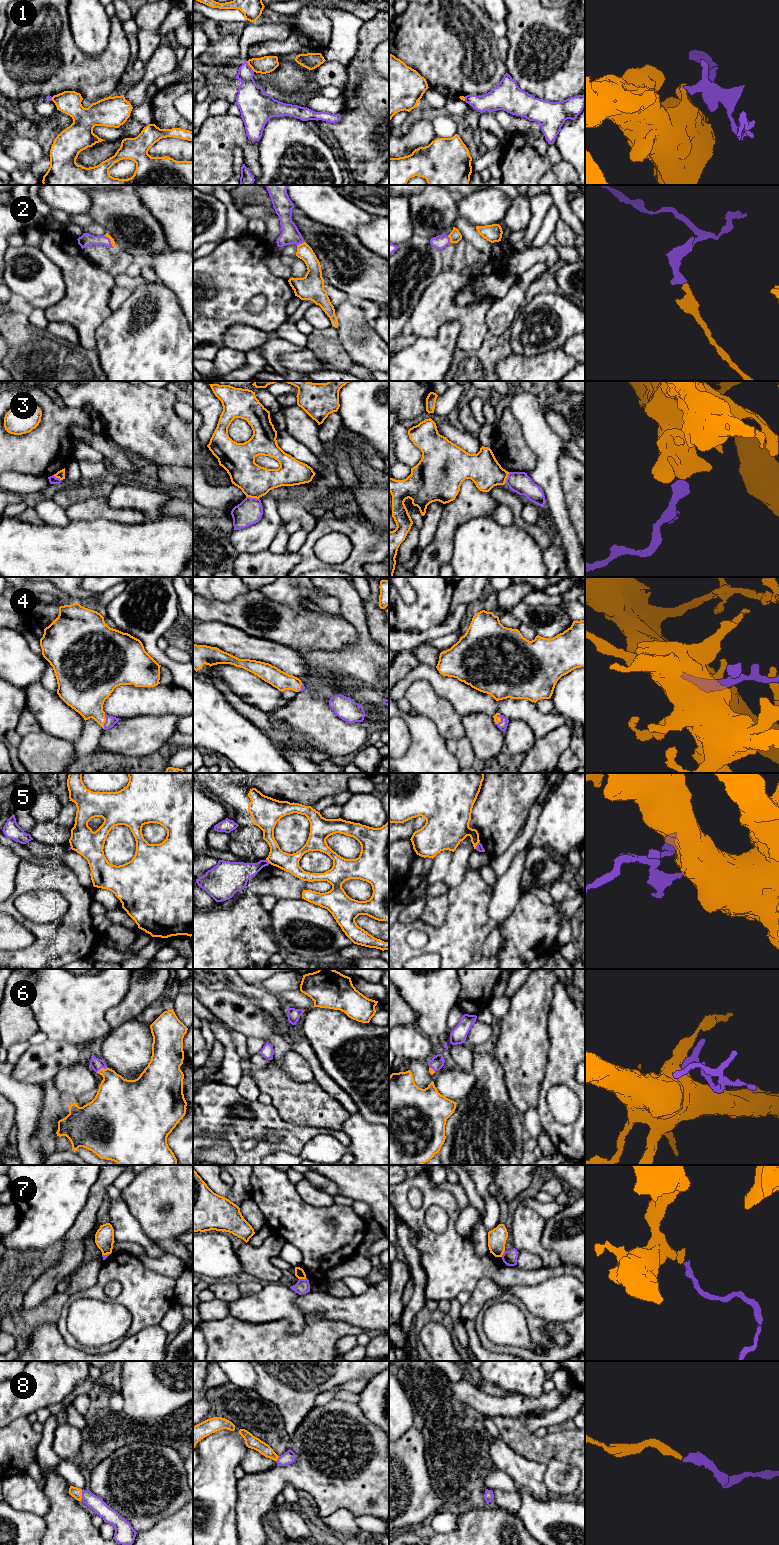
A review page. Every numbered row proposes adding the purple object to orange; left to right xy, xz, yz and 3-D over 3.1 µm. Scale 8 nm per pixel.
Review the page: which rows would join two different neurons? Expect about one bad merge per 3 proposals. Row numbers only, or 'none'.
1, 3, 5, 7

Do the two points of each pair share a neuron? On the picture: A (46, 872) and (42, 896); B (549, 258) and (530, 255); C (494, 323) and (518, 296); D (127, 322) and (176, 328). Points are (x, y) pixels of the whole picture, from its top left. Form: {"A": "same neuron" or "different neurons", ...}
{"A": "different neurons", "B": "same neuron", "C": "same neuron", "D": "same neuron"}

